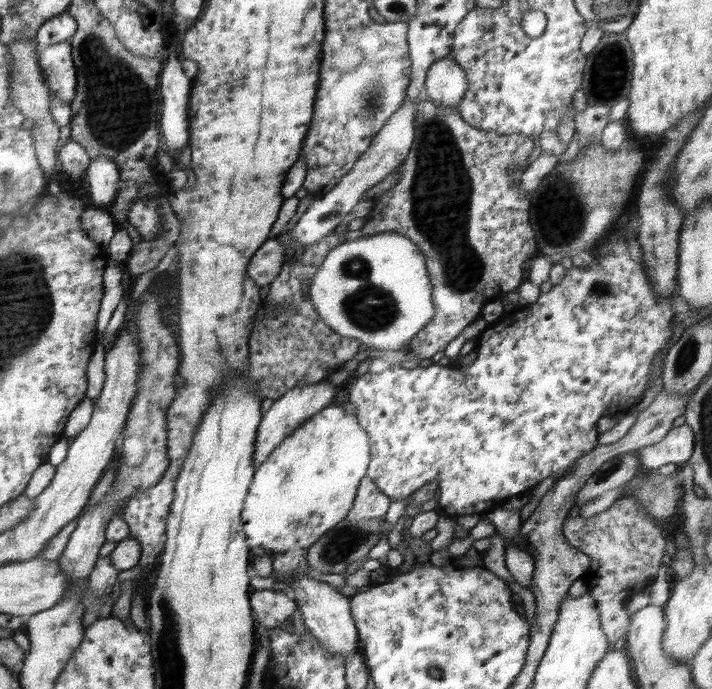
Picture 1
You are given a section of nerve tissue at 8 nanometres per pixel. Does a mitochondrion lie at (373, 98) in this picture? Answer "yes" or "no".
yes

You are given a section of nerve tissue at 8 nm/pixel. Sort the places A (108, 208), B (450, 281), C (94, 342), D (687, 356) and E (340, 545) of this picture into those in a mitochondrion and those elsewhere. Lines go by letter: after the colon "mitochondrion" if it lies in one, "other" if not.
A: other
B: mitochondrion
C: other
D: mitochondrion
E: mitochondrion

